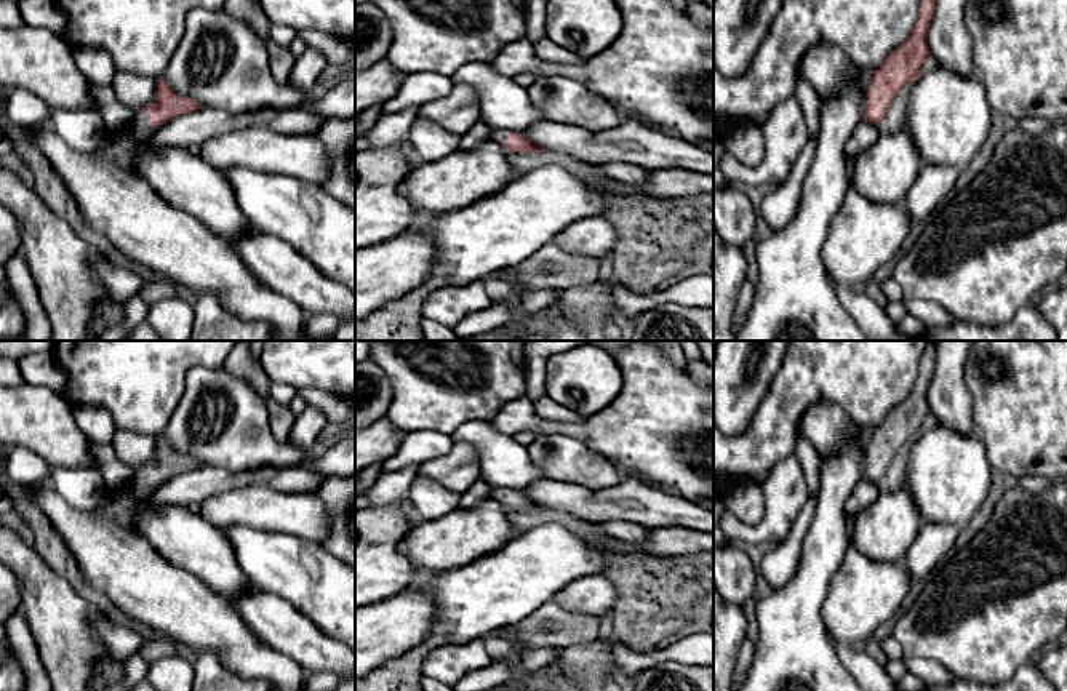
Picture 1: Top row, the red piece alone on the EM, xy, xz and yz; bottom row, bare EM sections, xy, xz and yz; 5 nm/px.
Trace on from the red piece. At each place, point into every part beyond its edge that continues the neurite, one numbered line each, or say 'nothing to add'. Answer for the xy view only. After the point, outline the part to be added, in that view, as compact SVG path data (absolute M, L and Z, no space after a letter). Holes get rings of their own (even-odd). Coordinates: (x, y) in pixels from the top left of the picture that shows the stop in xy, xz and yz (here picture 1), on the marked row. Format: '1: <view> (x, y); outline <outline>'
1: xy (115, 147); outline M139 110L133 117L131 130L123 134L106 133L102 142L96 149L96 154L101 158L110 160L125 168L130 163L133 146L147 139L154 131L155 128L150 126L146 110Z

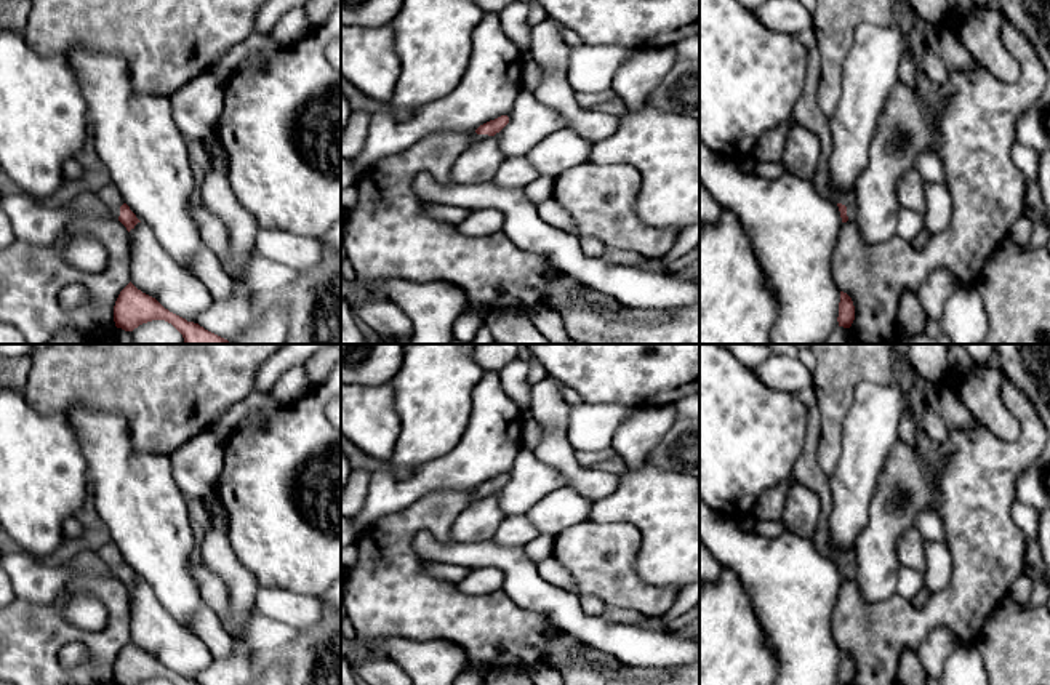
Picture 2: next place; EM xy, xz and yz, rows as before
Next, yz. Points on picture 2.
nothing to add

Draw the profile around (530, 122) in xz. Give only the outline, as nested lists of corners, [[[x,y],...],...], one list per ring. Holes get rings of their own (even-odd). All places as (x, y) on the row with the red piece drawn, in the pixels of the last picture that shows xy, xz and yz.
[[[522,90],[511,110],[509,123],[496,133],[506,157],[527,155],[538,142],[567,128],[565,117],[539,102],[531,91]]]

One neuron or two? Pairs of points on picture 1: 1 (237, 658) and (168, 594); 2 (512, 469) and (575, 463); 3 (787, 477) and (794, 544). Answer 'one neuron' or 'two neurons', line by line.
1: one neuron
2: two neurons
3: two neurons

